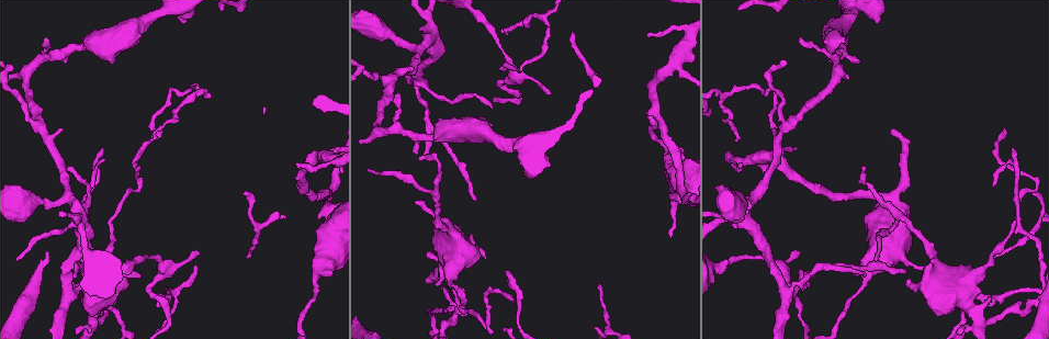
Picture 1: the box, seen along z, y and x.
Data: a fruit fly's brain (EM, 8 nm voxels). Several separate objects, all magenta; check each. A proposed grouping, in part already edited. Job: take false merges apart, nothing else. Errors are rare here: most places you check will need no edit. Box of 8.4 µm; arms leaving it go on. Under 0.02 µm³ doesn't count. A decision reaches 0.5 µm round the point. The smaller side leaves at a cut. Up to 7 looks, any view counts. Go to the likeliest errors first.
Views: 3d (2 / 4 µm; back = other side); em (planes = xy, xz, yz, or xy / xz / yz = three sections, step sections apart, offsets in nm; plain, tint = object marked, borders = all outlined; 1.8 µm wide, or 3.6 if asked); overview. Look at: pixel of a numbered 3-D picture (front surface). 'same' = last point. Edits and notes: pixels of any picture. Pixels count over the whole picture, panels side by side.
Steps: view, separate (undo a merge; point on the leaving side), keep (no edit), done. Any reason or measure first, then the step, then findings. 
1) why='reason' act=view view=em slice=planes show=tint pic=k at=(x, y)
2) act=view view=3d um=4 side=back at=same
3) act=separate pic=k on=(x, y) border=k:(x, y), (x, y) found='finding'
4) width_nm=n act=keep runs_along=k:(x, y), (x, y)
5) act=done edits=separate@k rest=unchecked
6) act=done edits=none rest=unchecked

why='four or more arms meet' act=view view=em um=3.6 slice=planes show=tint pic=1 at=(80, 217)

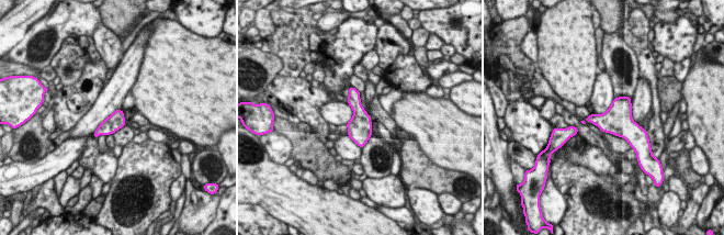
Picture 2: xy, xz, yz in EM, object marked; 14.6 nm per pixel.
width_nm=240 act=keep found='all the same neuron'

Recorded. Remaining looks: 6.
why='a fork' act=view view=em slice=planes show=tint pic=1 at=(418, 80)

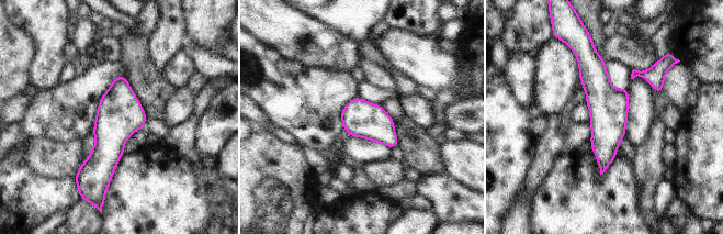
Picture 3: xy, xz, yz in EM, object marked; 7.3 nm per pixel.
act=keep found='continuous, no second neuron'

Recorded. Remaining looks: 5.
why='abrupt turn' act=view view=em um=3.6 slice=xz step=16 show=plain pic=1 at=(964, 302)

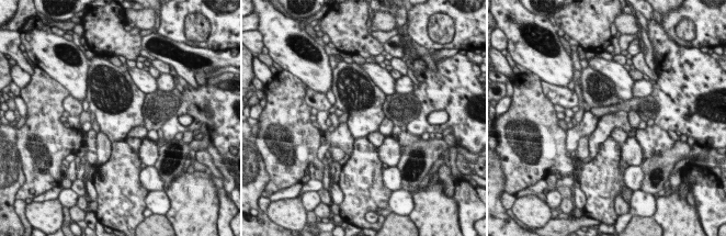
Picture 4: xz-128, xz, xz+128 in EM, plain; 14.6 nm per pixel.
why='with the object marked' act=view view=em um=3.6 slice=xz step=16 show=tint at=same

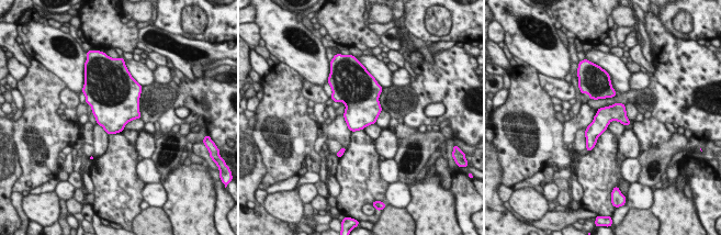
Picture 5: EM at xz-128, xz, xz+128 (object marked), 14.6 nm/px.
act=keep found='one neuron here'

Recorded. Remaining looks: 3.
act=done edits=none rest=unchecked

